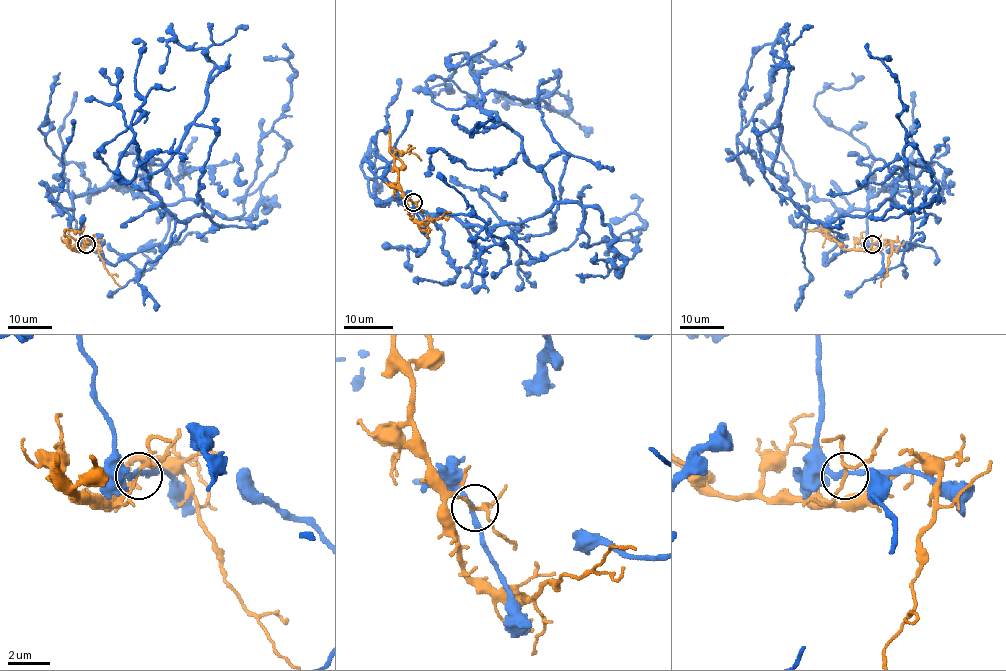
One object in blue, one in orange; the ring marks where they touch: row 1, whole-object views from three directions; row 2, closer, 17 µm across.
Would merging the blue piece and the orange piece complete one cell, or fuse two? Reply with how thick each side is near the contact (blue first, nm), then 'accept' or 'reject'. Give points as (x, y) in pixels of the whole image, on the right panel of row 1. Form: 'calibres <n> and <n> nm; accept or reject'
calibres 240 and 110 nm; reject

